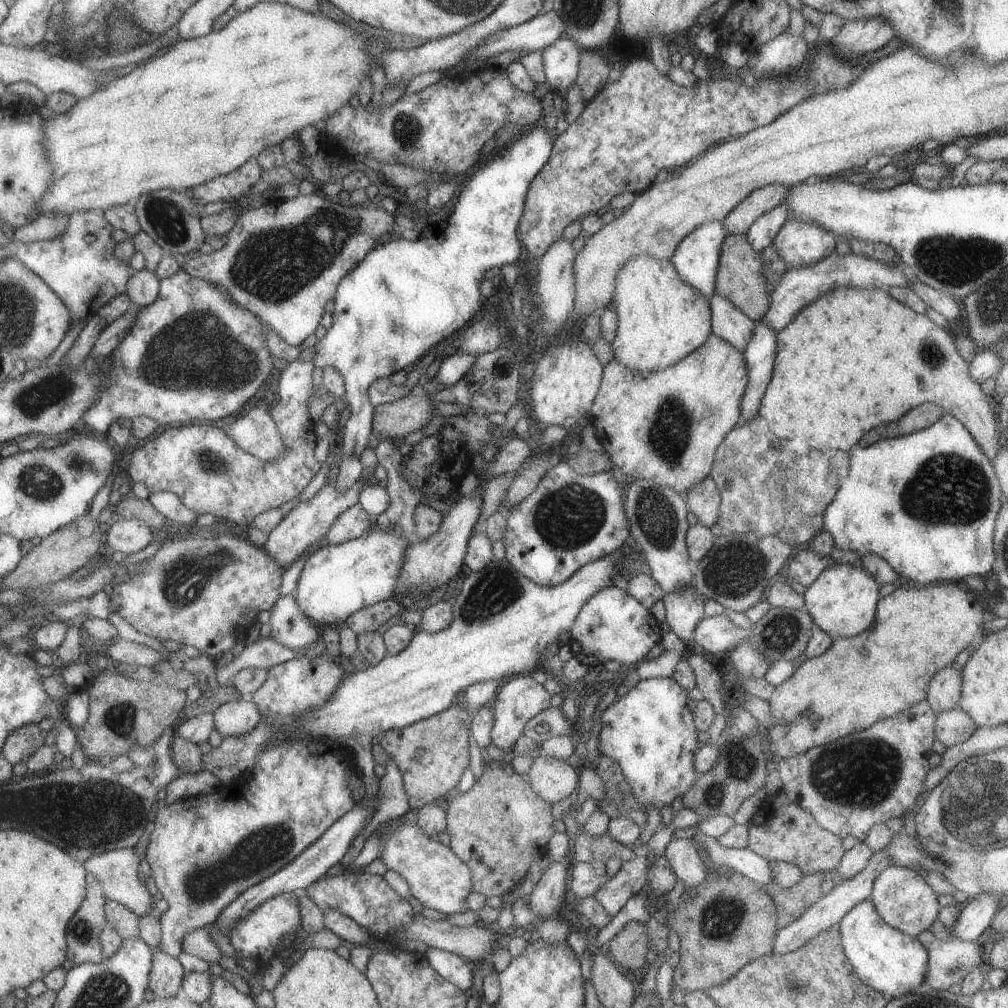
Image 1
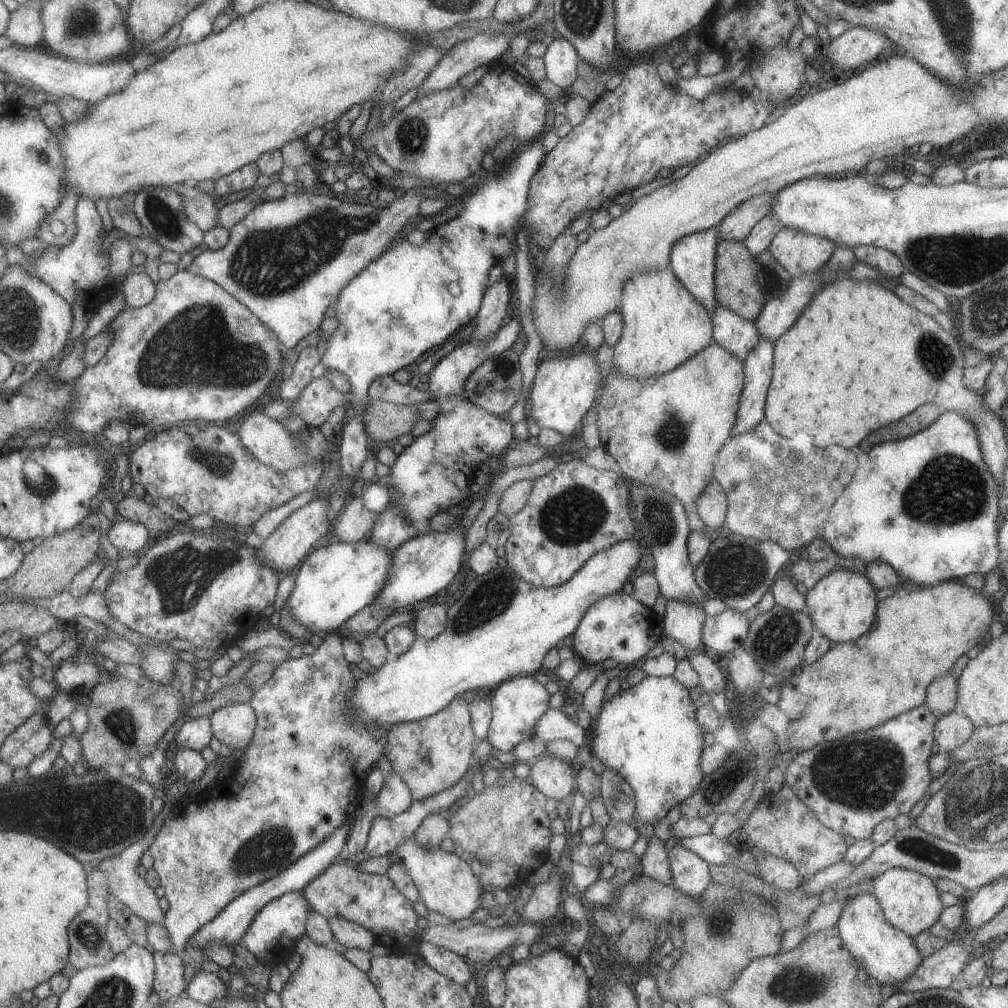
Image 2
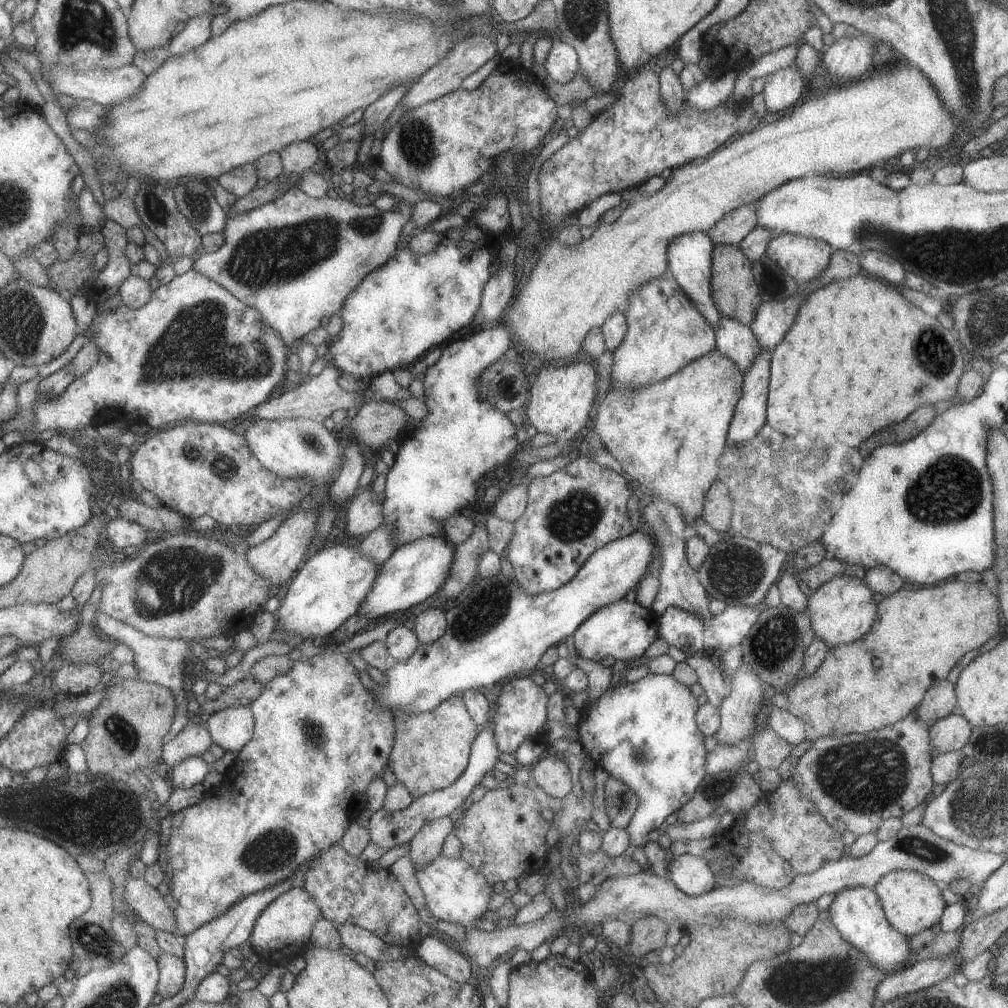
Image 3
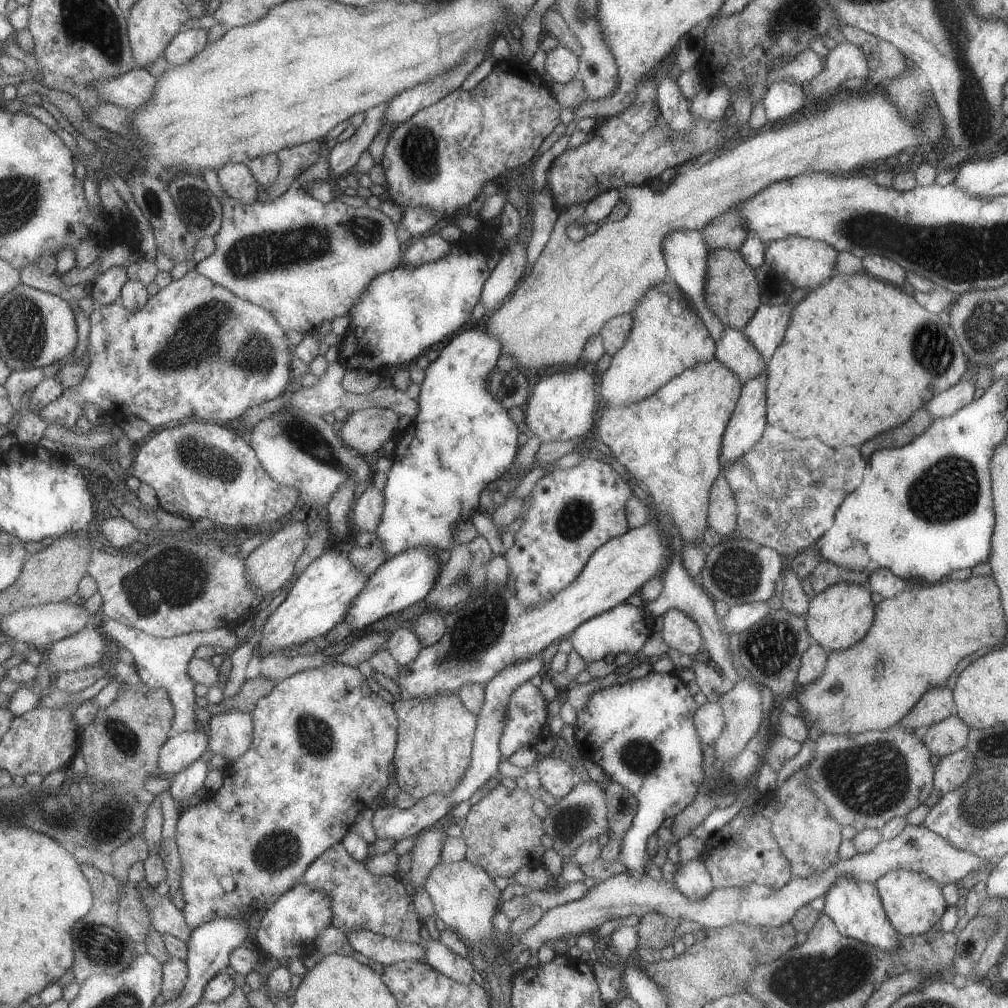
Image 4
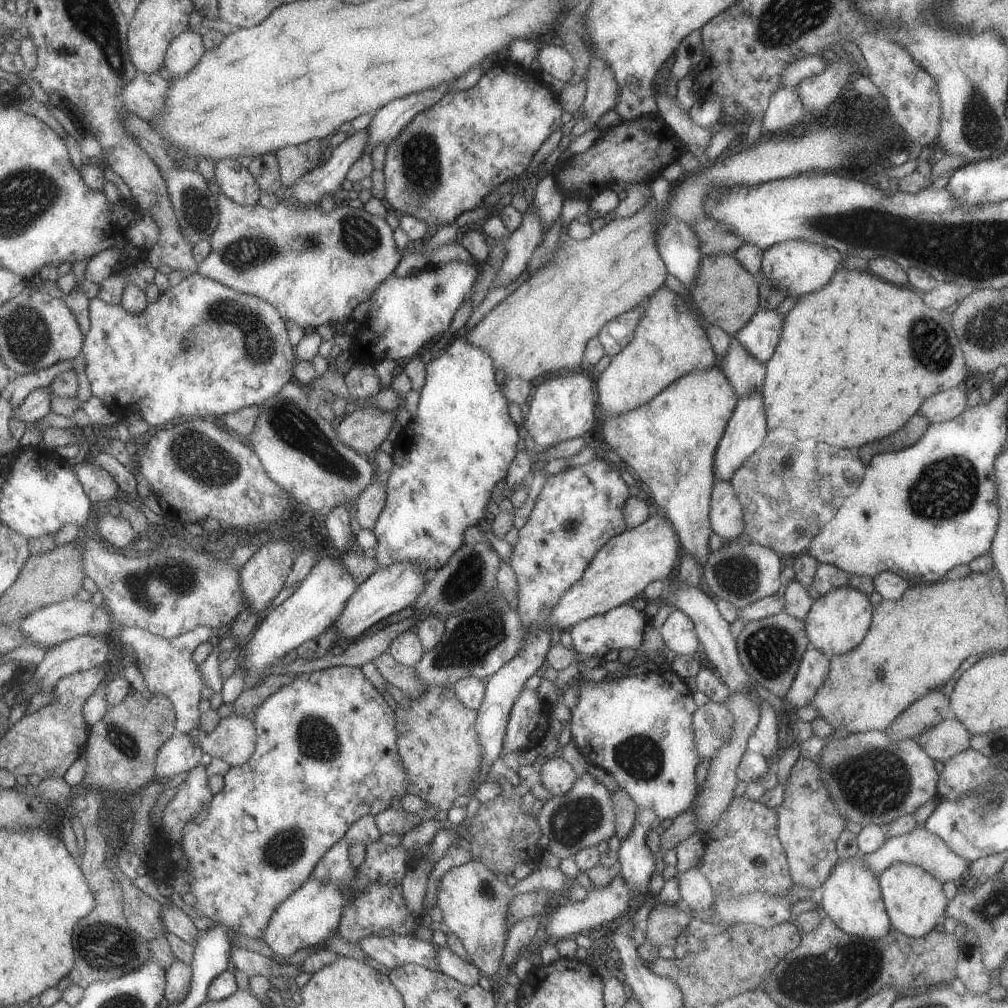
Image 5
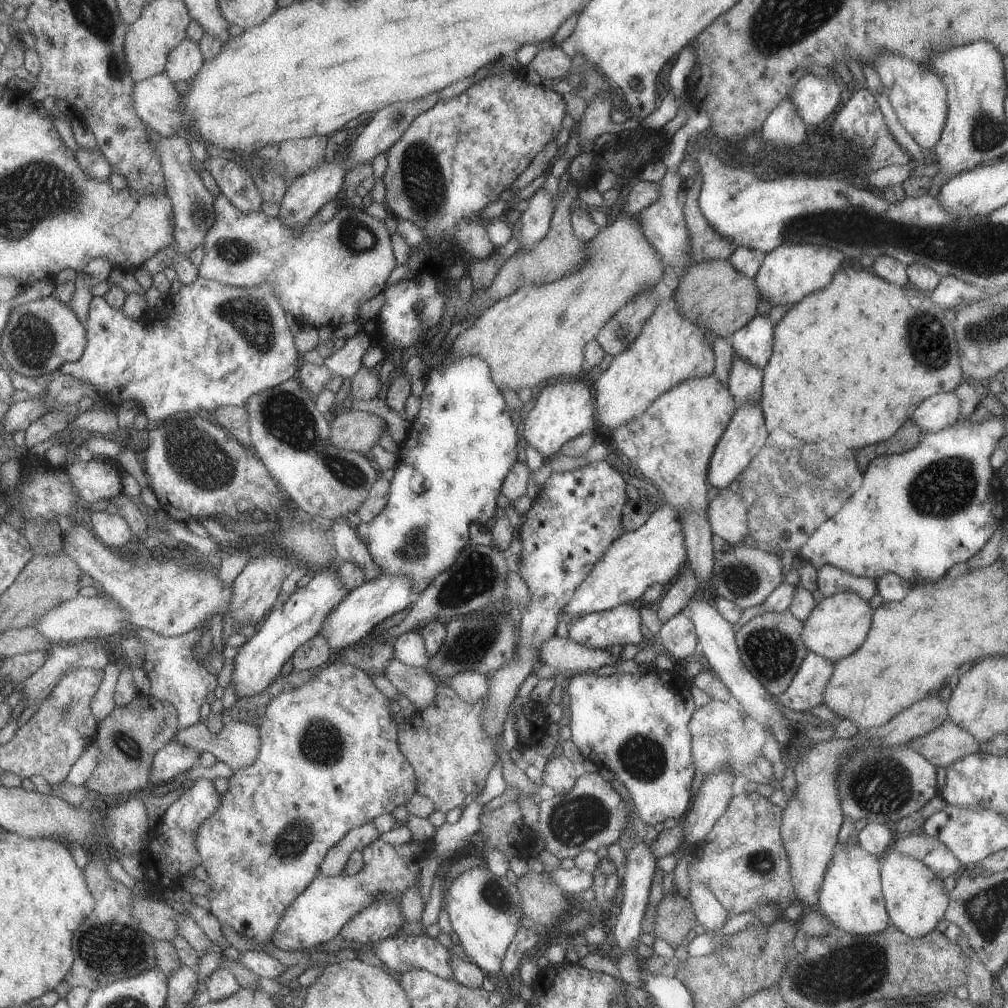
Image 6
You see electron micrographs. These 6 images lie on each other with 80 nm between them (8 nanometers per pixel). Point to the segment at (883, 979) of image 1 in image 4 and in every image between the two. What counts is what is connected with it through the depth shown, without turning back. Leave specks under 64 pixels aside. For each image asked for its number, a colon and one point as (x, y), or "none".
2: (887, 954)
3: (857, 914)
4: (854, 906)

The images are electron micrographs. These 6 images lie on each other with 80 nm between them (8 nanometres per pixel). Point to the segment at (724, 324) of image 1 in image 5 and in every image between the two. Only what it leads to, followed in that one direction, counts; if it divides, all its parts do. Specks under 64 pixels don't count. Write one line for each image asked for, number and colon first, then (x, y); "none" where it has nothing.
2: (735, 335)
3: (735, 341)
4: (733, 350)
5: (745, 374)

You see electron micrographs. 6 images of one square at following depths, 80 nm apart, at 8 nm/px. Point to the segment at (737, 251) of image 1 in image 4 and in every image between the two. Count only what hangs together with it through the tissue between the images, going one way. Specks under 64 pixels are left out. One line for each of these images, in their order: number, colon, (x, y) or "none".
2: (736, 288)
3: (734, 292)
4: (731, 293)

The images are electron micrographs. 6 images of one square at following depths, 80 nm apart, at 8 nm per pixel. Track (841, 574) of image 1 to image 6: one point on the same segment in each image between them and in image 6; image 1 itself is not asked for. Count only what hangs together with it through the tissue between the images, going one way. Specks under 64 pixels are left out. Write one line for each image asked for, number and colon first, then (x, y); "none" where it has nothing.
2: (841, 604)
3: (841, 610)
4: (839, 616)
5: (837, 621)
6: (837, 625)

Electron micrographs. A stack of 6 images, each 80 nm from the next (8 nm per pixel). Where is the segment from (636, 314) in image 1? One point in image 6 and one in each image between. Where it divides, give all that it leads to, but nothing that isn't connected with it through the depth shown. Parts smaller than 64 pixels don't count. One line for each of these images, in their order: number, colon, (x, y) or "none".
2: (663, 325)
3: (664, 331)
4: (667, 337)
5: (669, 341)
6: (669, 349)

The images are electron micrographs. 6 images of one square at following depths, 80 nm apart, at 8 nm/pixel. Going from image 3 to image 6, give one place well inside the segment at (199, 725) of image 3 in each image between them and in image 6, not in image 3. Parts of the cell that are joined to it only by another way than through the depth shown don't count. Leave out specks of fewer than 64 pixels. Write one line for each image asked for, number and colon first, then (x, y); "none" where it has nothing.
4: (183, 748)
5: (179, 754)
6: (173, 759)

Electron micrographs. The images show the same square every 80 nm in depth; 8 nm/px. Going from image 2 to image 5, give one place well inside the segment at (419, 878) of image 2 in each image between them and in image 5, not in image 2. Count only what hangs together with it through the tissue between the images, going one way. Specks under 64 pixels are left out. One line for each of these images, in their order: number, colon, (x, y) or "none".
3: (453, 891)
4: (464, 897)
5: (473, 902)

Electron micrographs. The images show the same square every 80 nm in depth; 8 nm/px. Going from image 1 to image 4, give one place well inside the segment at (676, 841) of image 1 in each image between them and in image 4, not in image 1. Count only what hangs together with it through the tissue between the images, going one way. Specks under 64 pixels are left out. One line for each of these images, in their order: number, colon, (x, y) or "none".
2: (690, 874)
3: (691, 874)
4: (692, 880)

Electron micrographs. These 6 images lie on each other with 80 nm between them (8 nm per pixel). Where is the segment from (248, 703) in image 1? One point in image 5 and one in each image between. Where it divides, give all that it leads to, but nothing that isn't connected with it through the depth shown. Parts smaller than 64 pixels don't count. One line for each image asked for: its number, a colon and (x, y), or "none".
2: (233, 724)
3: (231, 728)
4: (229, 735)
5: (232, 740)

